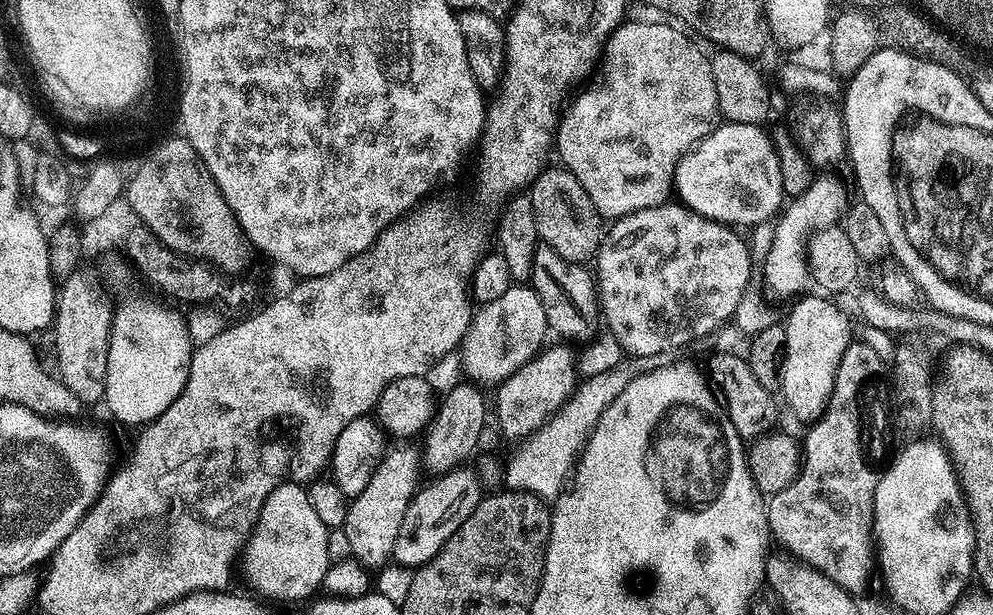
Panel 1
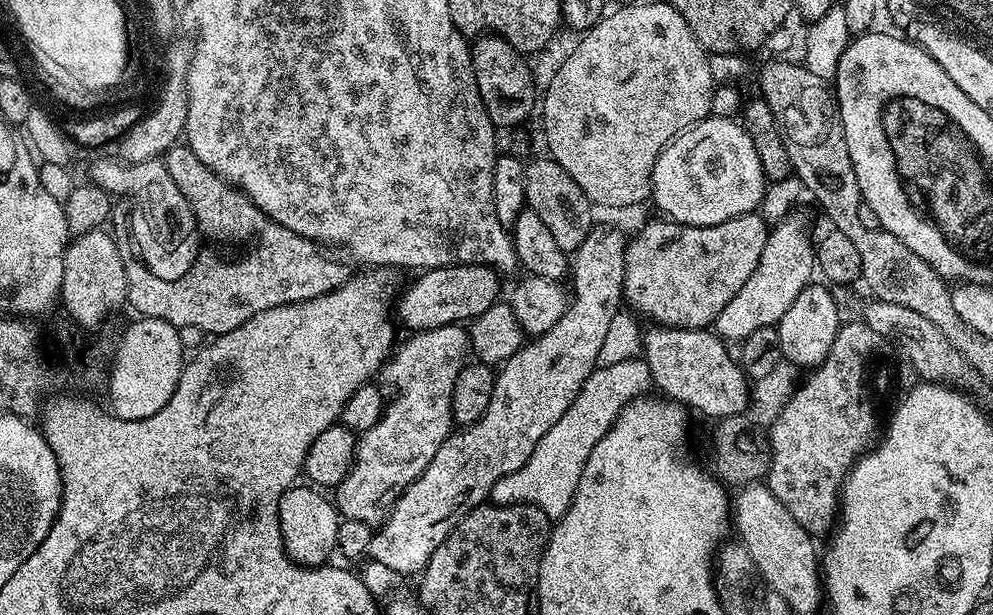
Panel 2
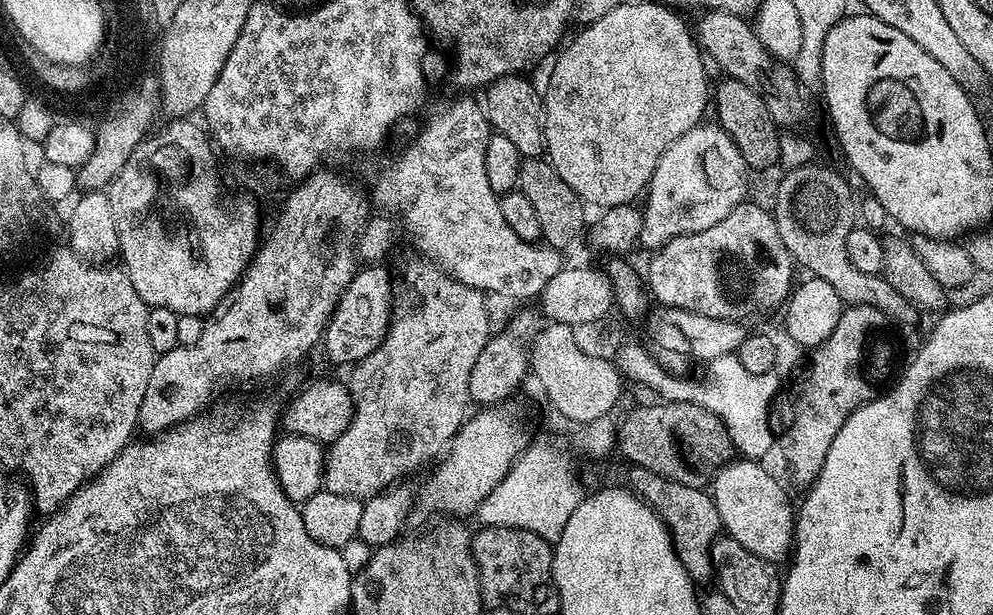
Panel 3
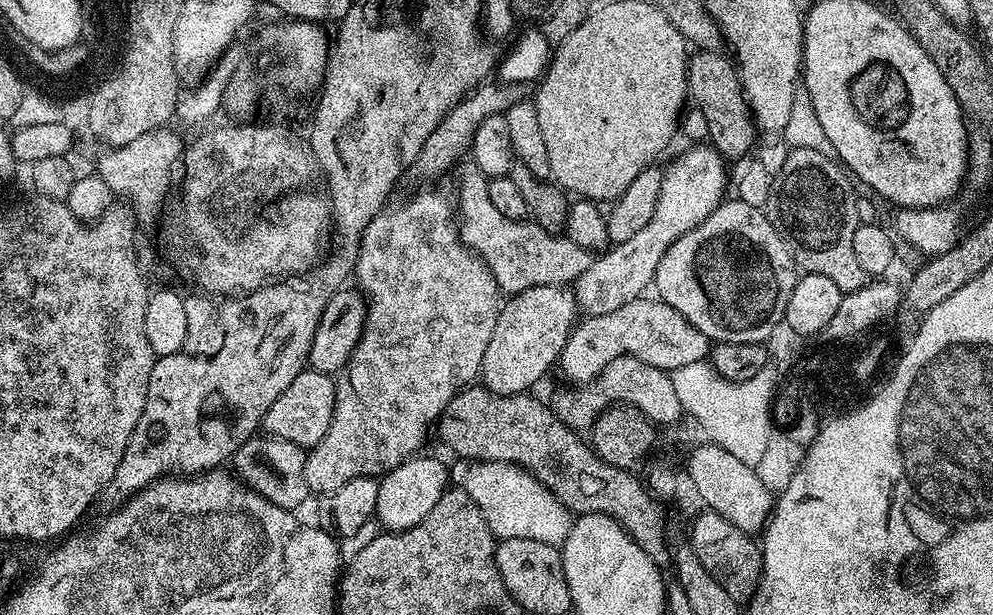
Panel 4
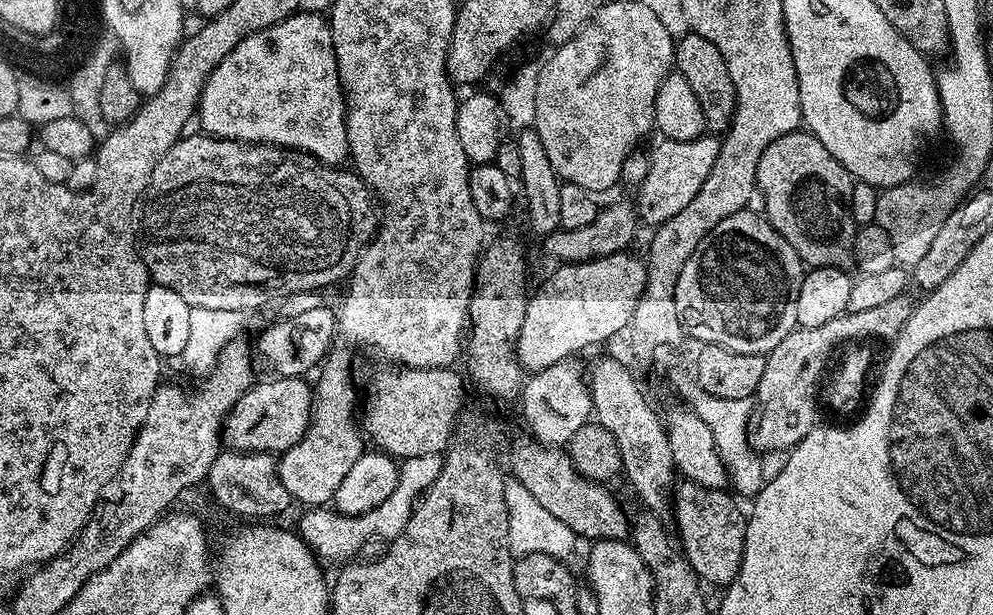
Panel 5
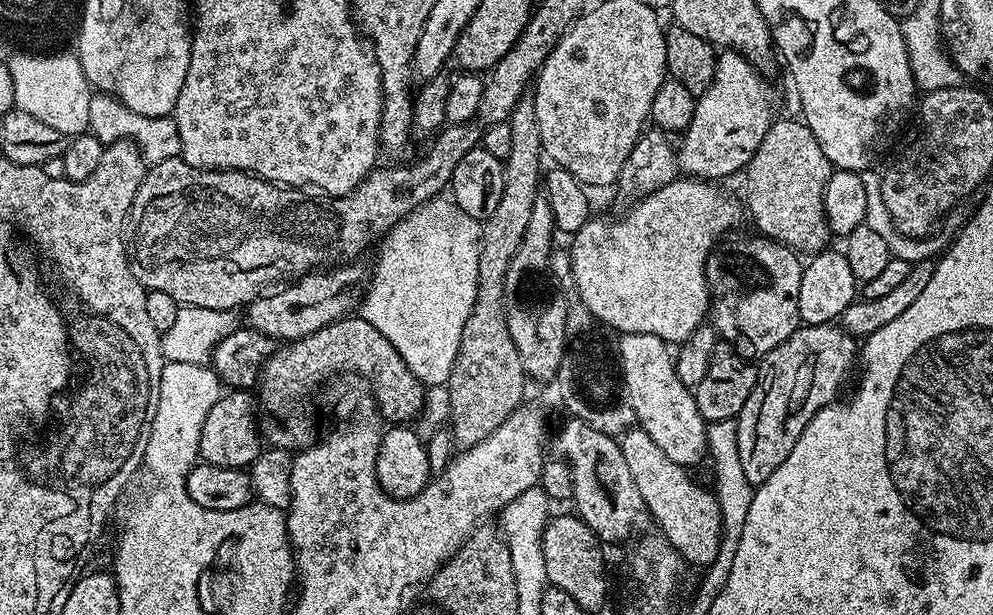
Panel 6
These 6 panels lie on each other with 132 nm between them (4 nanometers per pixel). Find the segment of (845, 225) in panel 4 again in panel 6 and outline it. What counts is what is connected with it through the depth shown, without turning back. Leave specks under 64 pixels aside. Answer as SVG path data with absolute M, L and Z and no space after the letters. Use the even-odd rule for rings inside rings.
M773 119L762 146L744 167L742 204L756 223L755 231L797 254L815 254L829 247L828 218L824 209L824 188L833 174L832 164L822 154L818 138L803 119Z

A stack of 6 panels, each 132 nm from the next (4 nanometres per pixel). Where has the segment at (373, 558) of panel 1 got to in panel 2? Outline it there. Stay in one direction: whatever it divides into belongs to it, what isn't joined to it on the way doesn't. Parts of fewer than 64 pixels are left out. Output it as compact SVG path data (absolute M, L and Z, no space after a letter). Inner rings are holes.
M444 324L425 332L413 331L409 336L409 340L401 339L395 345L382 369L385 382L396 387L396 397L385 403L377 424L357 439L352 468L334 489L336 510L345 520L369 526L383 524L396 499L430 466L438 446L454 431L452 395L454 382L466 363L464 355L470 352L469 329Z

